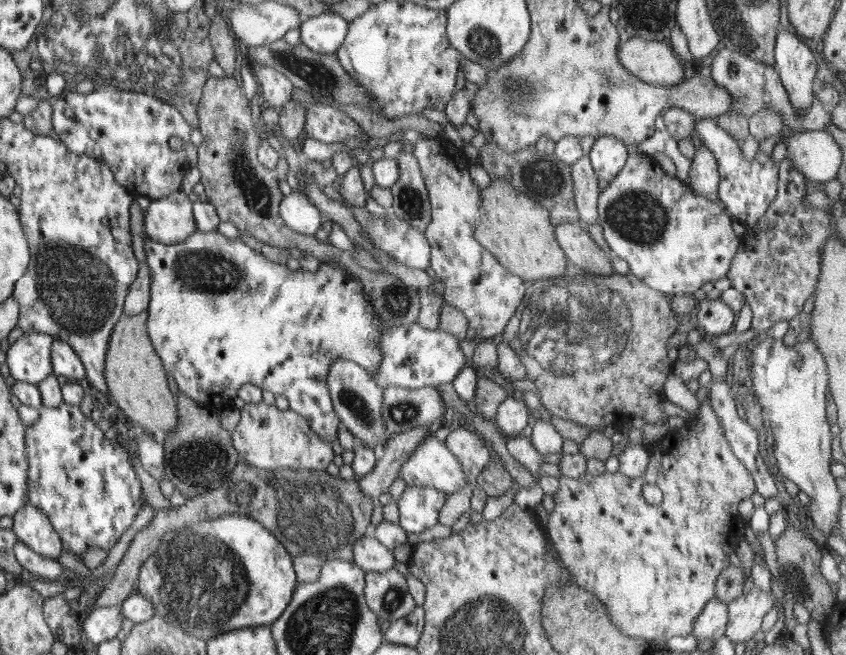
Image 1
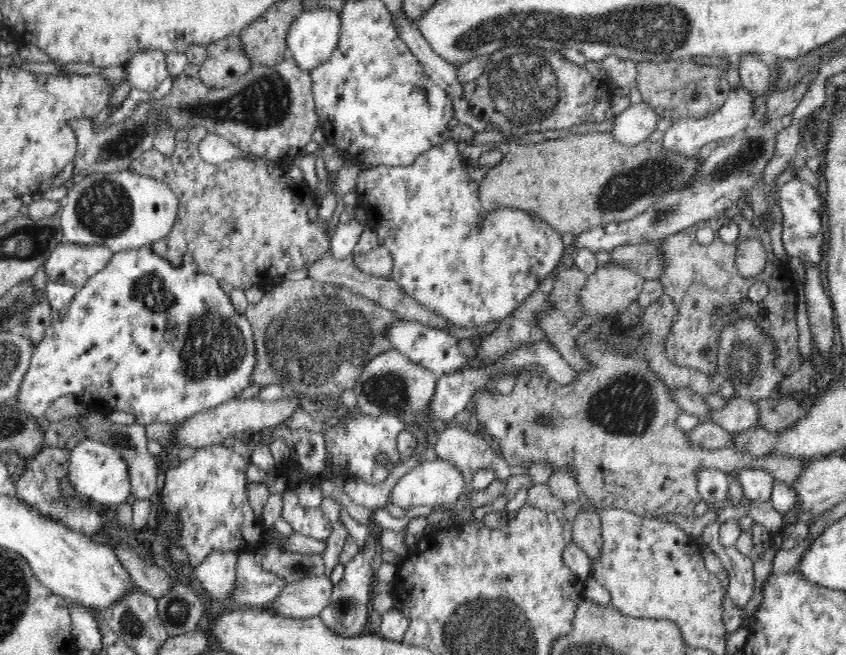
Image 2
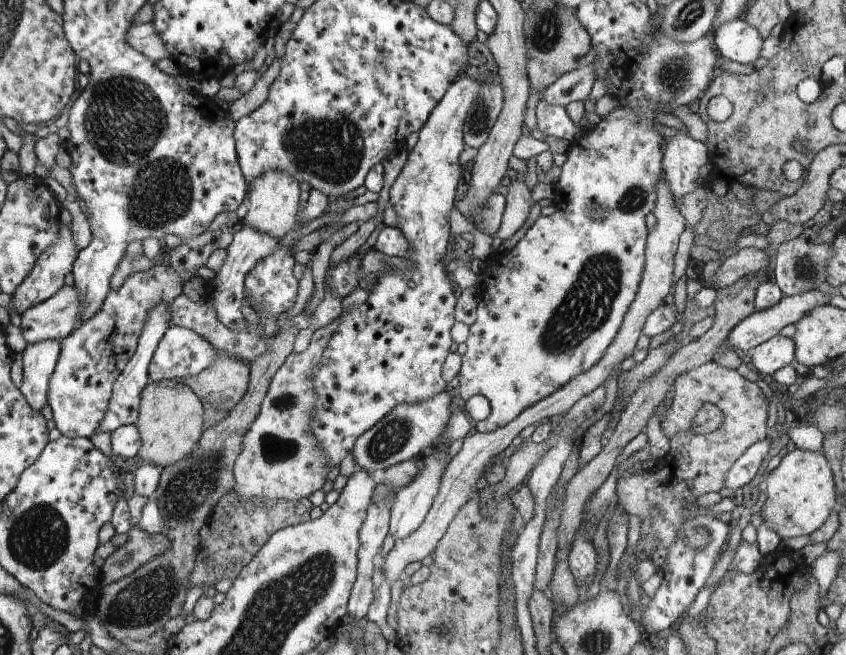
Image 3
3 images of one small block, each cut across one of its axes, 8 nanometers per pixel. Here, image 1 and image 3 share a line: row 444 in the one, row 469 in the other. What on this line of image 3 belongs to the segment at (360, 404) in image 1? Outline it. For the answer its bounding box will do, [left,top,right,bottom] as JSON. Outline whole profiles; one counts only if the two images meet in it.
[352,392,453,475]

